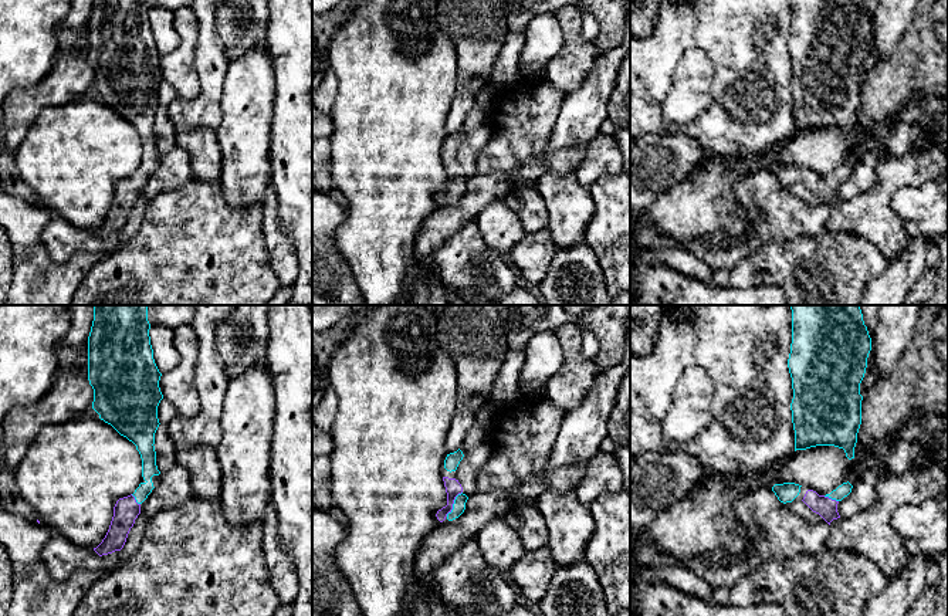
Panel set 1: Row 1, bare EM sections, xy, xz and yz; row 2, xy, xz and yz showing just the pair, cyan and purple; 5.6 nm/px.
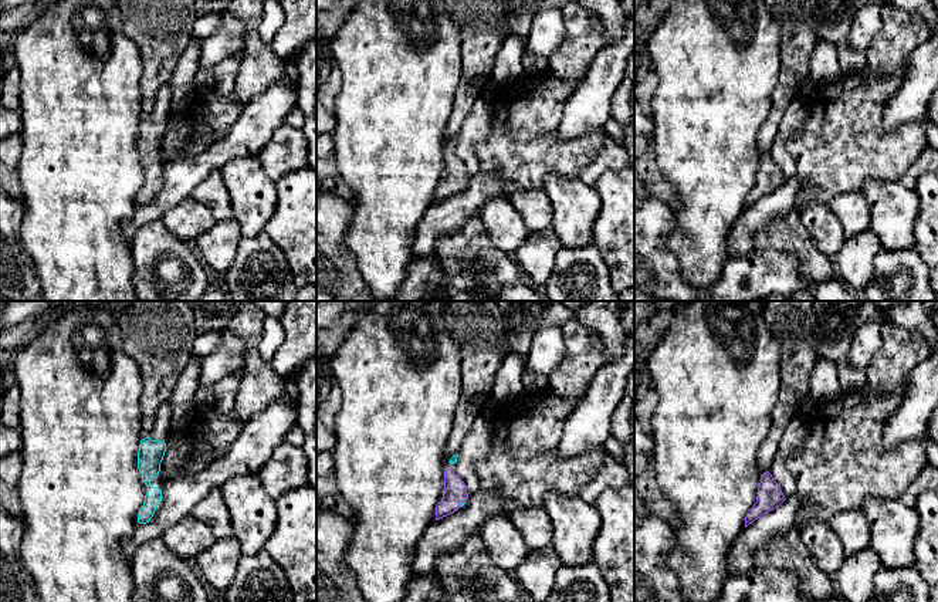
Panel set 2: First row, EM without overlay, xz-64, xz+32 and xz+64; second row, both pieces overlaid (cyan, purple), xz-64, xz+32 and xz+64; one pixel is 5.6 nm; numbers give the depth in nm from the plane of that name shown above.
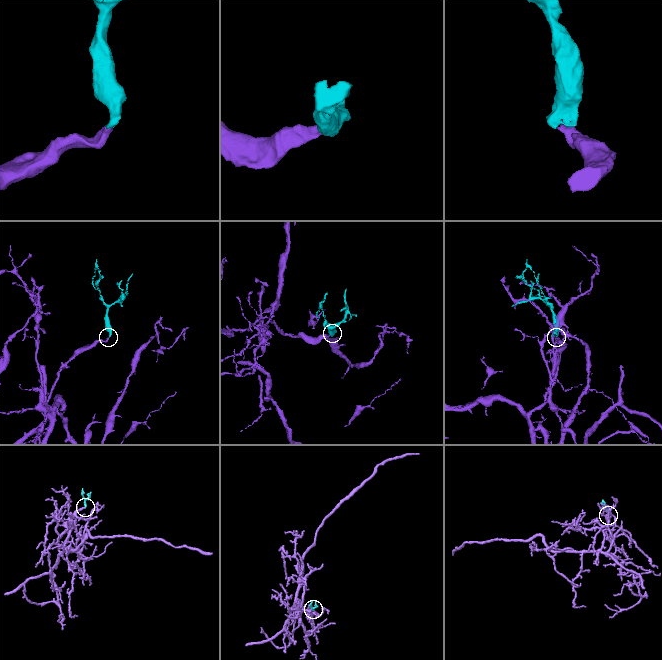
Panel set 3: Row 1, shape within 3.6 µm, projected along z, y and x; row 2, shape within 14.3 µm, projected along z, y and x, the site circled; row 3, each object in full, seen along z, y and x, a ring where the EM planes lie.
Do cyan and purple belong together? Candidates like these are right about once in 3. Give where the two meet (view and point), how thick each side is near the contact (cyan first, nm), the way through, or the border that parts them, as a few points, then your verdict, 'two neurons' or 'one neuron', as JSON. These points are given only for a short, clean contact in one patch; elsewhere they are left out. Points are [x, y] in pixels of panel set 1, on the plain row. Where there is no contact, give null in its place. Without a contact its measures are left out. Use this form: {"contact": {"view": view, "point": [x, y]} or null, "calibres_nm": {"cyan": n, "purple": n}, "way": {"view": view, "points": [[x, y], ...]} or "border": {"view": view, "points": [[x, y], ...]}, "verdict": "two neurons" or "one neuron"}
{"contact": {"view": "xz", "point": [453, 186]}, "calibres_nm": {"cyan": 70, "purple": 90}, "way": {"view": "xz", "points": [[459, 188], [453, 186], [453, 169]]}, "verdict": "one neuron"}

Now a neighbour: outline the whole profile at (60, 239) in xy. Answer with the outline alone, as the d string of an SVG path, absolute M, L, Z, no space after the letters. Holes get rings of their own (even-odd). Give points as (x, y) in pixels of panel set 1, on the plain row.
M54 213L40 240L47 255L57 264L64 264L77 251L109 254L122 244L121 233L99 238L92 230L77 229Z

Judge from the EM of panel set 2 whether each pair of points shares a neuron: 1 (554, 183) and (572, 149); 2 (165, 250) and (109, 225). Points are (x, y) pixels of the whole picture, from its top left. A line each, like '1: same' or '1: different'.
1: different
2: different

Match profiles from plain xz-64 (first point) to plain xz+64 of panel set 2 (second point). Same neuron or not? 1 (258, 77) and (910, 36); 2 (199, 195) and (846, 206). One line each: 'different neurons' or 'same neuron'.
1: same neuron
2: same neuron

